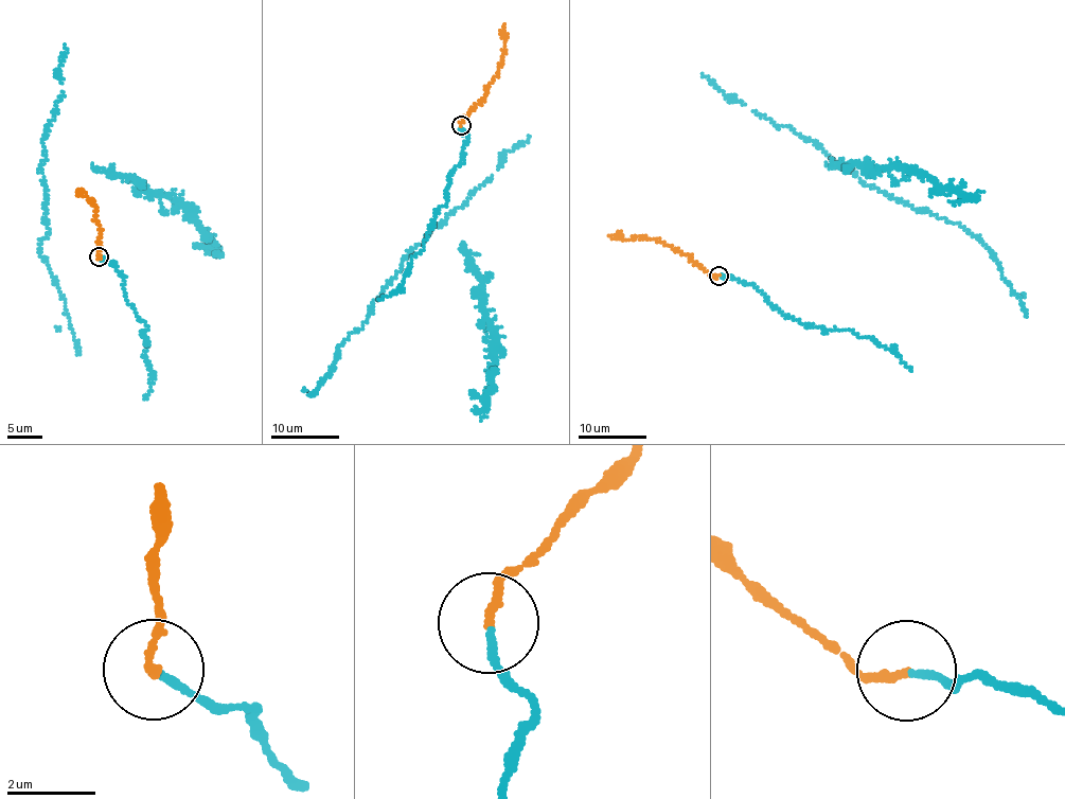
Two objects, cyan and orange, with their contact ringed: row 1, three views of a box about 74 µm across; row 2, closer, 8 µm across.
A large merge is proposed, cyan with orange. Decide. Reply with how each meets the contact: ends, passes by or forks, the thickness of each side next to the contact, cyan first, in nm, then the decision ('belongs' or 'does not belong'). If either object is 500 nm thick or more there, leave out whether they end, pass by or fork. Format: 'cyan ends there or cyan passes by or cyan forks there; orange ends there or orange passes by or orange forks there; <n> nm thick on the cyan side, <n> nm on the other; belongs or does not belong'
cyan ends there; orange ends there; 140 nm thick on the cyan side, 180 nm on the other; belongs

